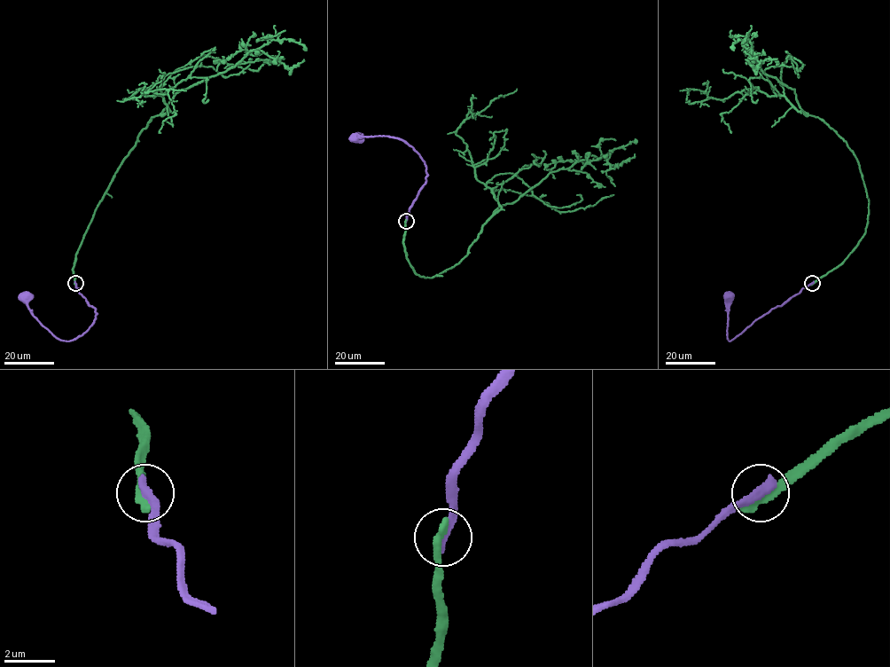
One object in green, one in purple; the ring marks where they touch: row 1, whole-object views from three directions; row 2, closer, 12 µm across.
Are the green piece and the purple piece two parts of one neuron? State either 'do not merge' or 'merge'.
do not merge

